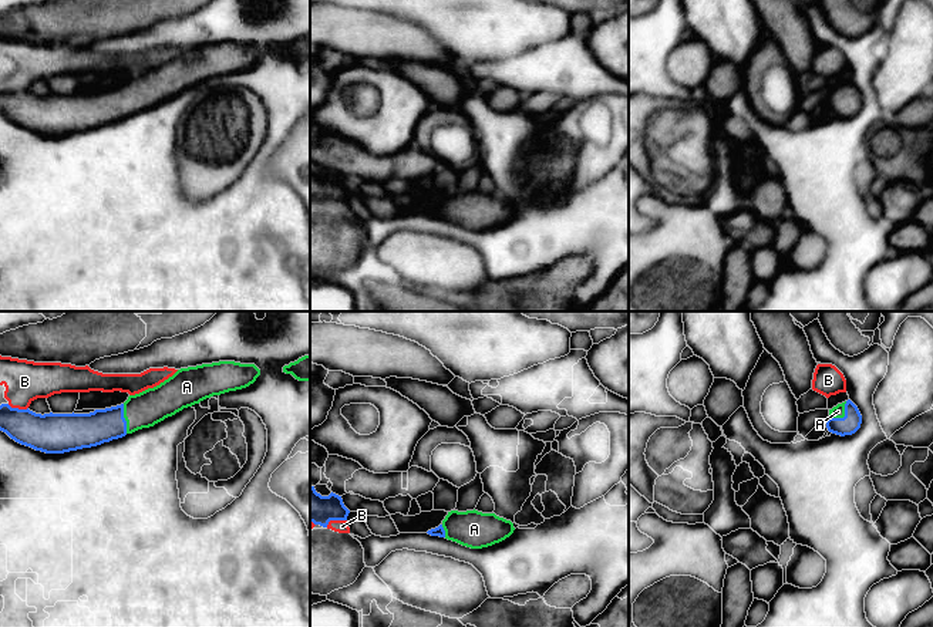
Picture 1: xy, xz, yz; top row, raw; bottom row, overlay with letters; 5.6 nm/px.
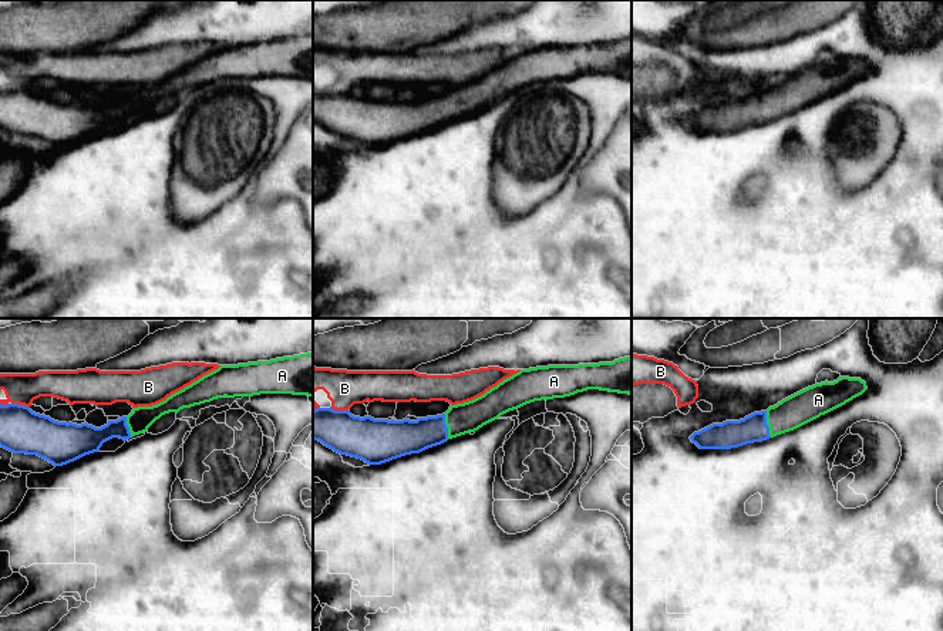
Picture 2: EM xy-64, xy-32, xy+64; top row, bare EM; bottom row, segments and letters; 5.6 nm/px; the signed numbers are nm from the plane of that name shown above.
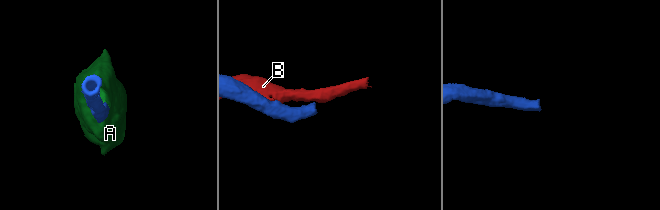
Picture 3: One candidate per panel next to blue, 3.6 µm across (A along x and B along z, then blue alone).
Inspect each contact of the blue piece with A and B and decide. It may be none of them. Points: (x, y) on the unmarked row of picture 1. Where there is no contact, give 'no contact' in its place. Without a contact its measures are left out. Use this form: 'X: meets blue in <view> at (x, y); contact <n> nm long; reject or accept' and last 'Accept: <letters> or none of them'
A: meets blue in yz at (845, 97); contact 140 nm long; accept
B: meets blue in xz at (334, 201); contact 130 nm long; reject
Accept: A

